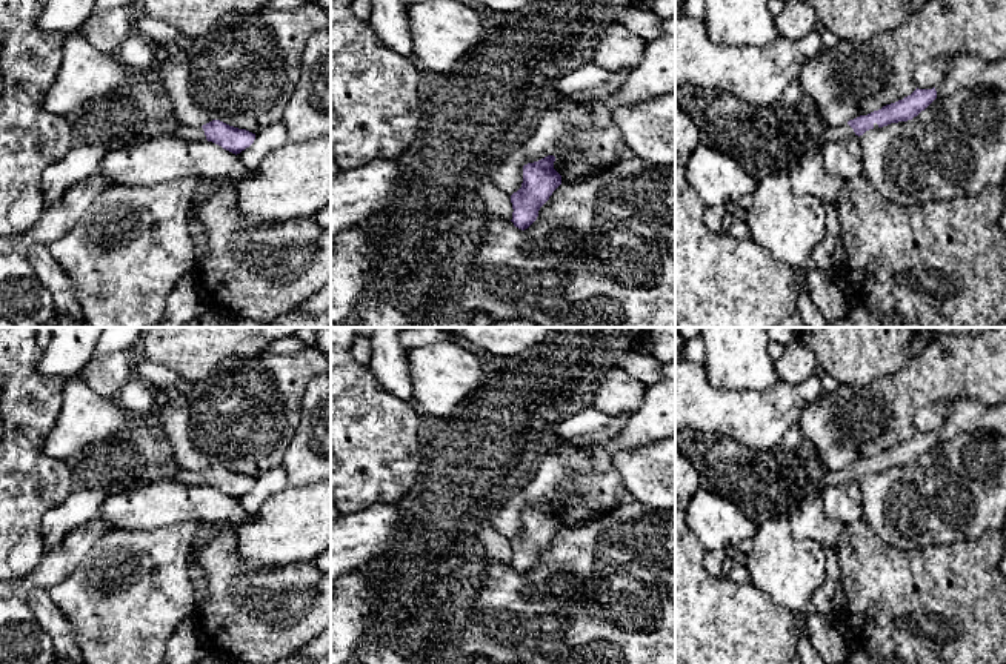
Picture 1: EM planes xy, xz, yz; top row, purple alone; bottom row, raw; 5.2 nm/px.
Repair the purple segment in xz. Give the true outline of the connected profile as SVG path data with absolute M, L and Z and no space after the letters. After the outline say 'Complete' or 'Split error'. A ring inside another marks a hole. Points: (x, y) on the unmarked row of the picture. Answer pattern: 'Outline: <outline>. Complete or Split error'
Outline: M554 500L523 510L521 532L511 540L512 567L525 575L538 561L540 552L549 544L552 536L561 529L561 520L554 513Z. Complete

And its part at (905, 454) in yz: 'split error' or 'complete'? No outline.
split error

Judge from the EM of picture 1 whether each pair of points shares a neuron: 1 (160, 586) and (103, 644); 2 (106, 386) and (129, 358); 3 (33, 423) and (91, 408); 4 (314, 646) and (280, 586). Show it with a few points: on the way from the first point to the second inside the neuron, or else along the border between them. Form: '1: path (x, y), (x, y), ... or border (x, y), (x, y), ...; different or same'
1: path (146, 600), (117, 630); same
2: path (108, 380), (123, 365); same
3: border (66, 381), (63, 405), (43, 444), (45, 451); different
4: border (314, 635), (299, 647); different

